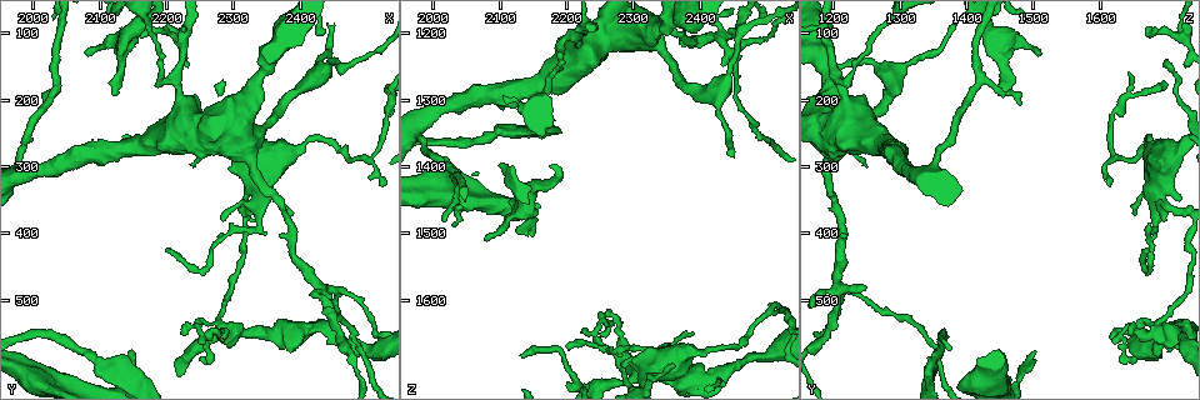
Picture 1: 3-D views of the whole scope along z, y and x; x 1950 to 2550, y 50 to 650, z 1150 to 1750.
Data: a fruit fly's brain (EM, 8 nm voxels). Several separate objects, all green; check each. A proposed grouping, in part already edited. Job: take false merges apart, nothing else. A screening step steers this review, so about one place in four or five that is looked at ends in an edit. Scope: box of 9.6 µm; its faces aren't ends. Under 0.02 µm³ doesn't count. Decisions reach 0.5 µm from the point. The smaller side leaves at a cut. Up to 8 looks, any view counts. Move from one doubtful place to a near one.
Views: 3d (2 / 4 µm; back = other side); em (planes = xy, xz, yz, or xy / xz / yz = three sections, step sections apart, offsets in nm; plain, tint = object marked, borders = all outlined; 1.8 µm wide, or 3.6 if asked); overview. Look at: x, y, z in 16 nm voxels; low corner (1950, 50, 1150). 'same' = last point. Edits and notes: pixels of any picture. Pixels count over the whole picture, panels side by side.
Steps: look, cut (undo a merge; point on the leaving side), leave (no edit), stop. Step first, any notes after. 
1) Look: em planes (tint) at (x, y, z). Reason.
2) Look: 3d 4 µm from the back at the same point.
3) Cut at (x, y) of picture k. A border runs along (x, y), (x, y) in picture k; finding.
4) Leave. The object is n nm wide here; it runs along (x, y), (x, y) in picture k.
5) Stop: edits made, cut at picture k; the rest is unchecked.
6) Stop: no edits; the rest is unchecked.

Look: 3d 2 µm at (2430, 485, 1210). Branch point.

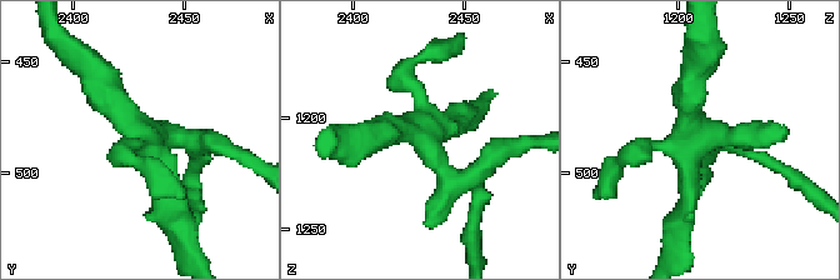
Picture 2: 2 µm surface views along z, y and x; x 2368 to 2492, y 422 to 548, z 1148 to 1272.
Look: em 3.6 µm xz step 8 (tint) at (2431, 481, 1211).

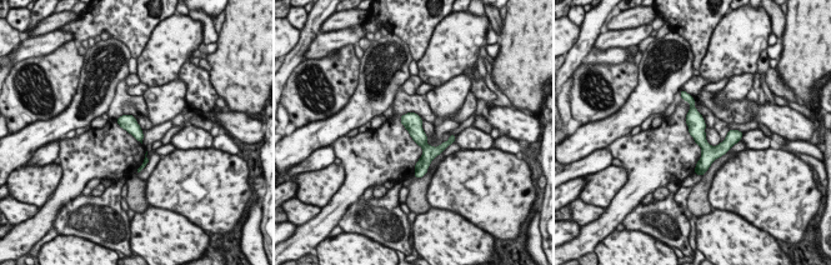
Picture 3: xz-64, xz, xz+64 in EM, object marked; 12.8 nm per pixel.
Look: em 3.6 µm planes (tint) at the same point. Cut it another way.

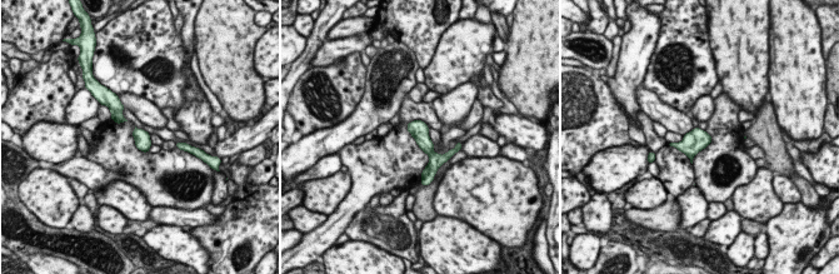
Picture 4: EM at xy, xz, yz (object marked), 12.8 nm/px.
Leave. It runs along (416, 123), (432, 154), (428, 173) in picture 4; all the same neuron.

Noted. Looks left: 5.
Look: 3d 4 µm at (2340, 375, 1685). Three arms meet.

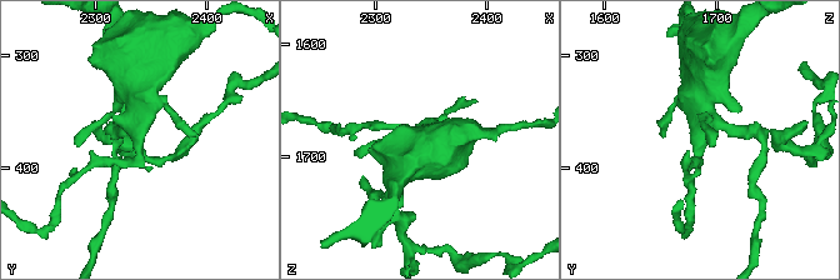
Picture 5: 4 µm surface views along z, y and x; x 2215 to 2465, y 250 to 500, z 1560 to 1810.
Look: em xz step 8 (tint) at (2340, 372, 1688).

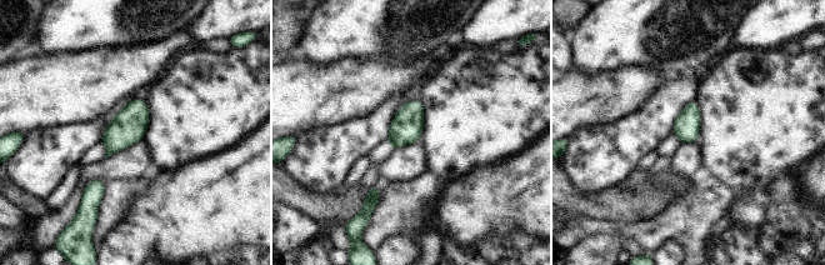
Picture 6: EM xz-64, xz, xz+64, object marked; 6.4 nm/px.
Look: em xy step 4 (tint) at the same point. Another direction.

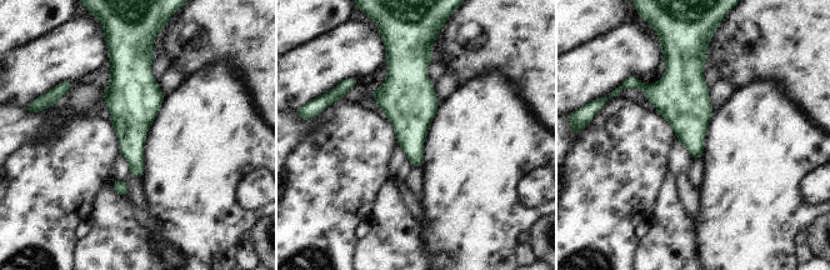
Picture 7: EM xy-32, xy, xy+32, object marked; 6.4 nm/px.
Leave. All the same neuron.

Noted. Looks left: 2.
Look: em yz step 16 (tint) at (2445, 260, 1670). Calibre changes.

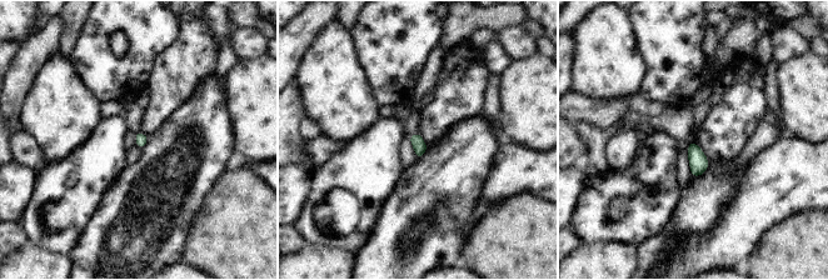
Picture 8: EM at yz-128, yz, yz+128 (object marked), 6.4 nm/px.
Look: em planes (borders) at the same point. Another direction.

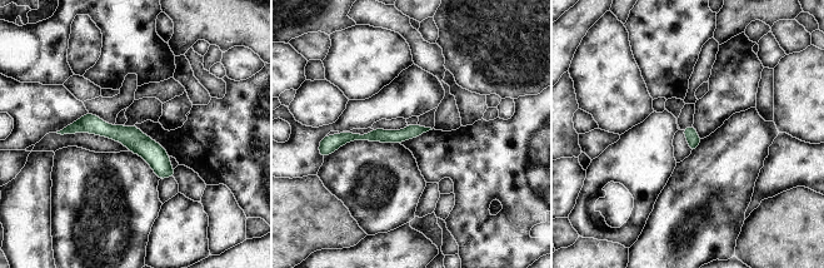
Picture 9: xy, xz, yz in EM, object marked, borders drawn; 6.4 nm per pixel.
Leave. The object is 90 nm wide here; one neuron here.

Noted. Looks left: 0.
Stop: no edits; the rest is unchecked.

